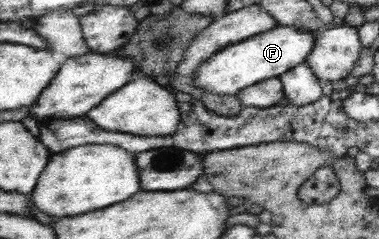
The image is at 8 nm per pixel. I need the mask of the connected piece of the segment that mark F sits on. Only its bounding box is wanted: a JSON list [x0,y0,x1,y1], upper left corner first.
[194,26,317,95]

